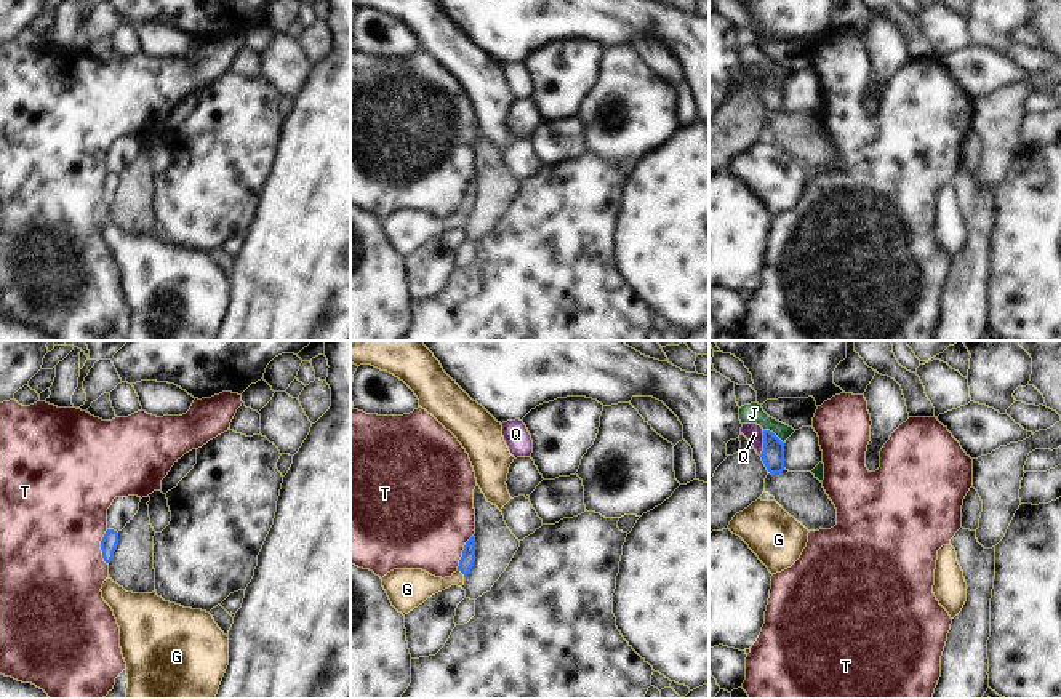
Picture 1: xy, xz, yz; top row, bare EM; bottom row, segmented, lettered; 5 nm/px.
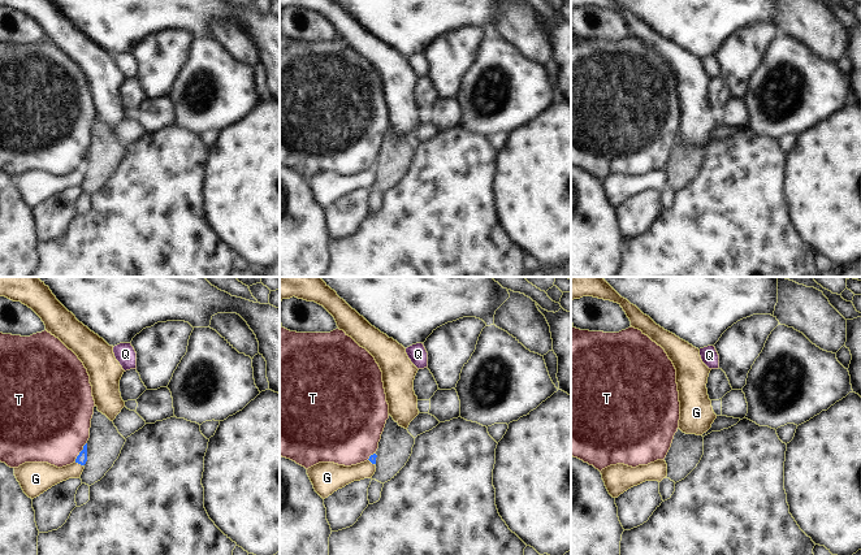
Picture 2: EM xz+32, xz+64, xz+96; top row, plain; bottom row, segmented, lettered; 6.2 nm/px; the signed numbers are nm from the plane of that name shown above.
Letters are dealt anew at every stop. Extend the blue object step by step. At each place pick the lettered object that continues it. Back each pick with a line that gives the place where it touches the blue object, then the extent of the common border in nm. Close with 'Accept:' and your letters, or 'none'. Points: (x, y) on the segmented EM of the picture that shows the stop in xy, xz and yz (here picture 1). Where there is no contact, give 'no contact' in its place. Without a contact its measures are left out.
Accept: none

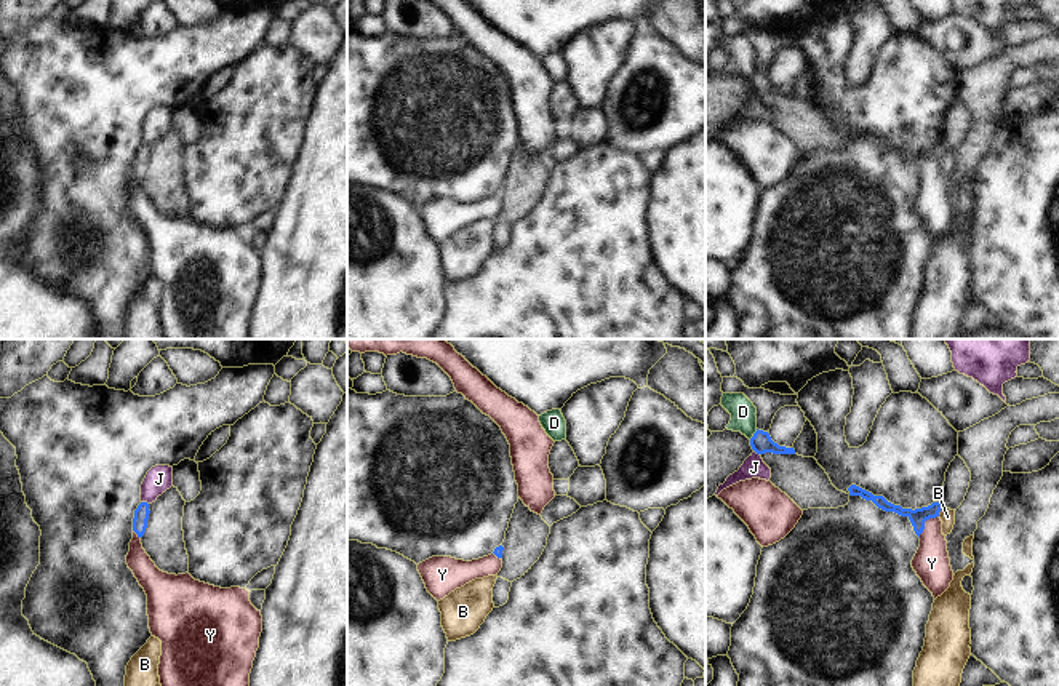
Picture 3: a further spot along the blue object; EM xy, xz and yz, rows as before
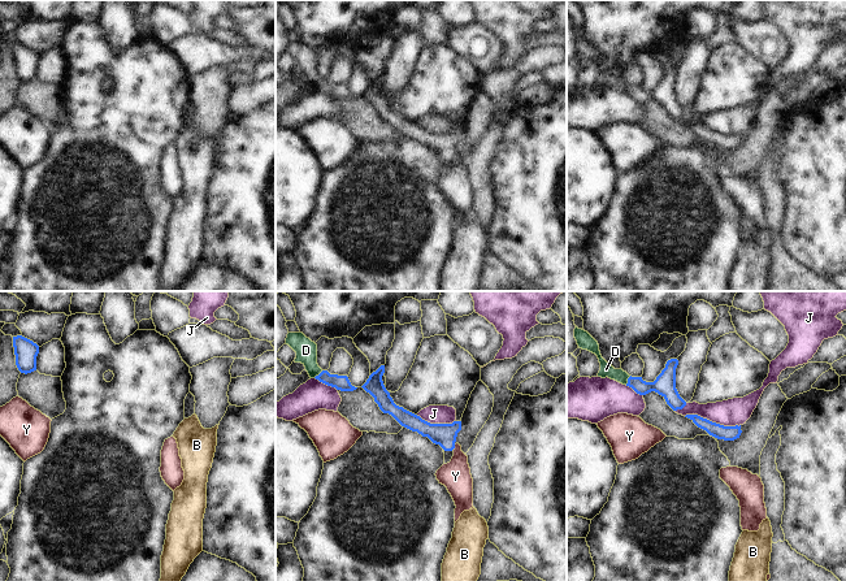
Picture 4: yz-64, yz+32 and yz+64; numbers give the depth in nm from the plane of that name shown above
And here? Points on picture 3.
B: yz (939, 510) | 50 nm
Accept: B

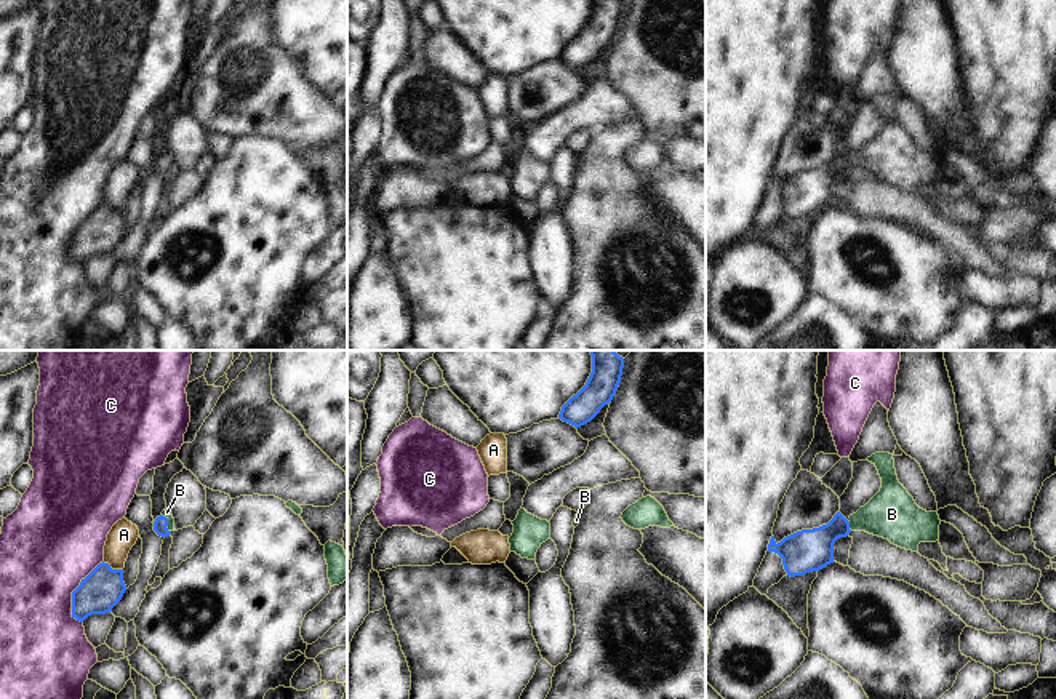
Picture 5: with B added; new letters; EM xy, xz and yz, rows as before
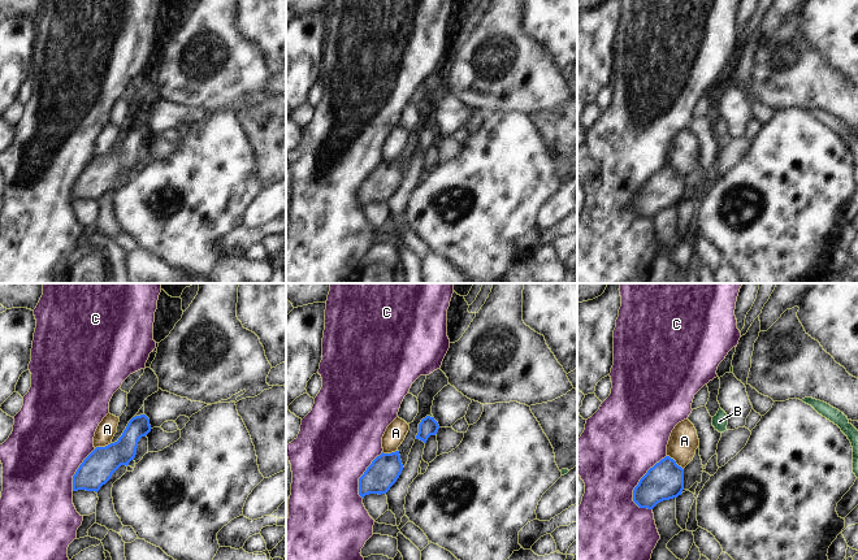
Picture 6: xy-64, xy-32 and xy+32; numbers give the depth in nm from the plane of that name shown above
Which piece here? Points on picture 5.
B: xy (167, 523) | 100 nm
Accept: B

